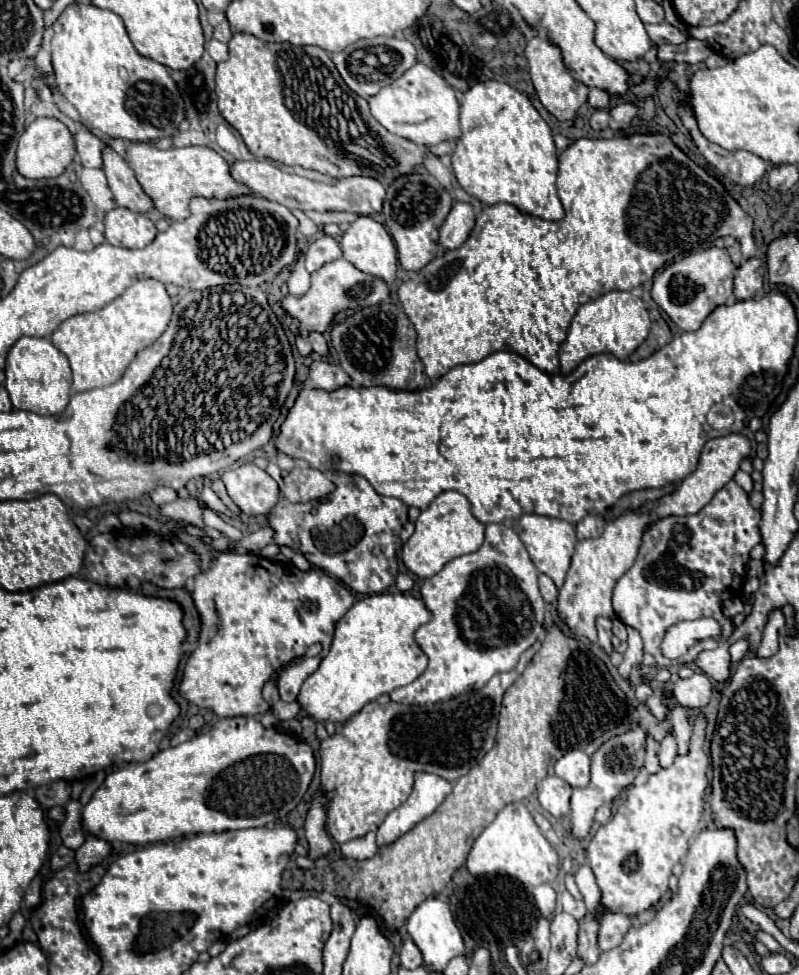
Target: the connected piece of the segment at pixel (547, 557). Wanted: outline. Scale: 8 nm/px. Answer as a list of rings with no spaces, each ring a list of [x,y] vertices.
[[[524,513],[518,519],[516,531],[530,555],[530,559],[534,561],[534,565],[538,567],[538,571],[546,573],[548,577],[552,577],[552,581],[556,583],[556,587],[562,587],[568,567],[570,567],[570,559],[574,553],[574,545],[576,545],[576,529],[574,525],[570,525],[568,521],[562,519],[554,519],[554,517],[546,517],[546,515],[536,515],[536,513]]]

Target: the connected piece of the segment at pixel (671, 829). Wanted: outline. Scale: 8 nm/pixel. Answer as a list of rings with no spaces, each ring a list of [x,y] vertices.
[[[700,711],[692,723],[688,753],[676,755],[670,767],[650,775],[644,787],[632,787],[628,791],[626,801],[618,807],[614,817],[604,827],[600,827],[592,837],[588,845],[588,861],[602,891],[602,903],[608,911],[626,913],[632,917],[636,913],[646,911],[668,891],[668,877],[672,875],[672,867],[688,851],[688,841],[694,837],[704,811],[704,791],[708,787],[706,771],[710,765],[708,755],[704,753],[704,739],[706,739],[706,715]]]

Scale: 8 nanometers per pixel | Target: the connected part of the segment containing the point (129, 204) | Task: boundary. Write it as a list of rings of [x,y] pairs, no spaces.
[[[110,145],[104,147],[102,169],[106,173],[108,187],[114,193],[114,201],[118,207],[126,207],[136,213],[144,213],[152,207],[152,201],[142,191],[132,169],[124,163],[124,159]]]

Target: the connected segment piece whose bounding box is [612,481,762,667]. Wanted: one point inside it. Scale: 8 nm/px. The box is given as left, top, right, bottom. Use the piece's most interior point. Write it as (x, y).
(682, 576)

